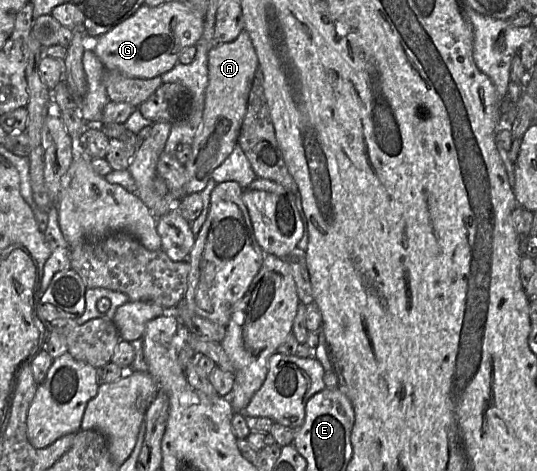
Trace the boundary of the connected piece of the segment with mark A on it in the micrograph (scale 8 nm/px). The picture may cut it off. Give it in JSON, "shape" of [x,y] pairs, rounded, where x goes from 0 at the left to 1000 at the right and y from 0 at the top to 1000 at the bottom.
{"shape":[[[453,64],[438,85],[399,93],[387,110],[387,178],[376,257],[356,308],[356,329],[345,348],[350,382],[346,414],[372,410],[395,365],[410,352],[443,306],[445,278],[458,240],[464,195],[480,123],[462,68]]]}

